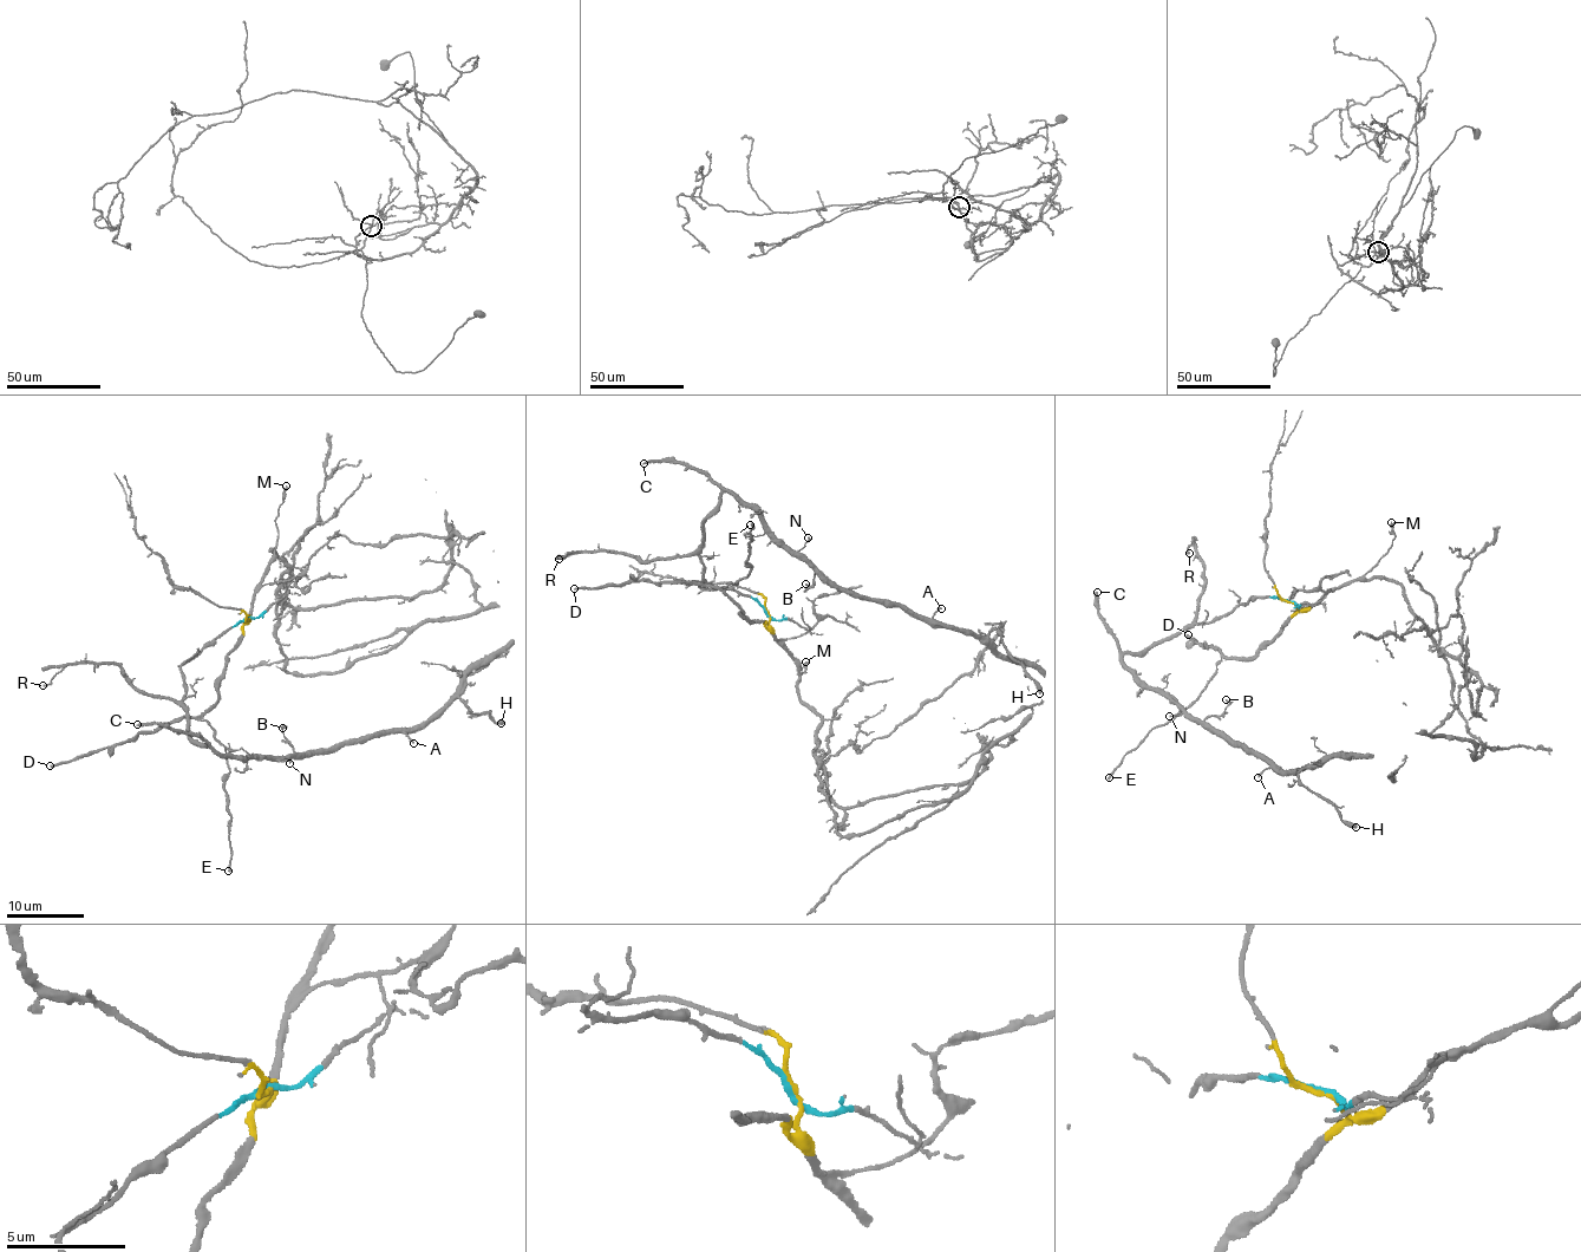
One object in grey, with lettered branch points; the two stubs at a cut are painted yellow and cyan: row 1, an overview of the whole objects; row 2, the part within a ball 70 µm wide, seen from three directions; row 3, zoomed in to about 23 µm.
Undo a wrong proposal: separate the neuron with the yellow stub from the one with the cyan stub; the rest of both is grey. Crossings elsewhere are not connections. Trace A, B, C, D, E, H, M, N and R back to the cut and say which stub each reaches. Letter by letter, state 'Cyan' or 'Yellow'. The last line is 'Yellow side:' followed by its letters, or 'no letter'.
A: Cyan
B: Cyan
C: Cyan
D: Yellow
E: Yellow
H: Cyan
M: Yellow
N: Cyan
R: Cyan
Yellow side: D, E, M

